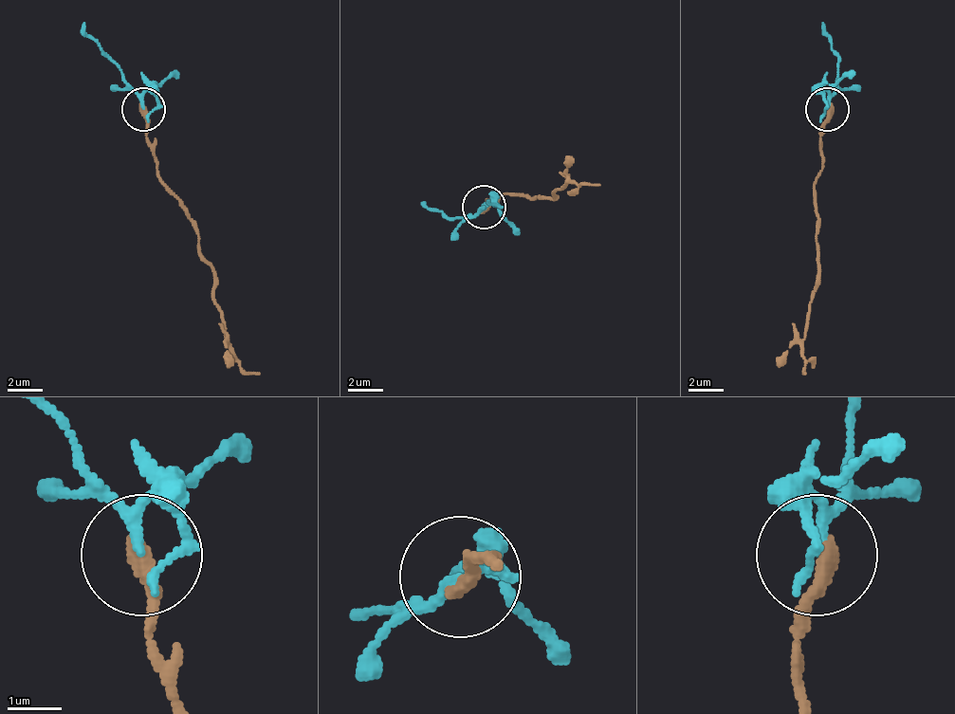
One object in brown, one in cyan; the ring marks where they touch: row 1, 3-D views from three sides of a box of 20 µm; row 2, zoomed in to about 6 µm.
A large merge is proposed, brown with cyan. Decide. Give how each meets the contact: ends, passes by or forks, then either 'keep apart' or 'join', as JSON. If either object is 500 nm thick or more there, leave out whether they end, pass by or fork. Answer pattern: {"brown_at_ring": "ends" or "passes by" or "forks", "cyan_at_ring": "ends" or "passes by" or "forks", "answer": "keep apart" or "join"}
{"brown_at_ring": "ends", "cyan_at_ring": "passes by", "answer": "join"}

